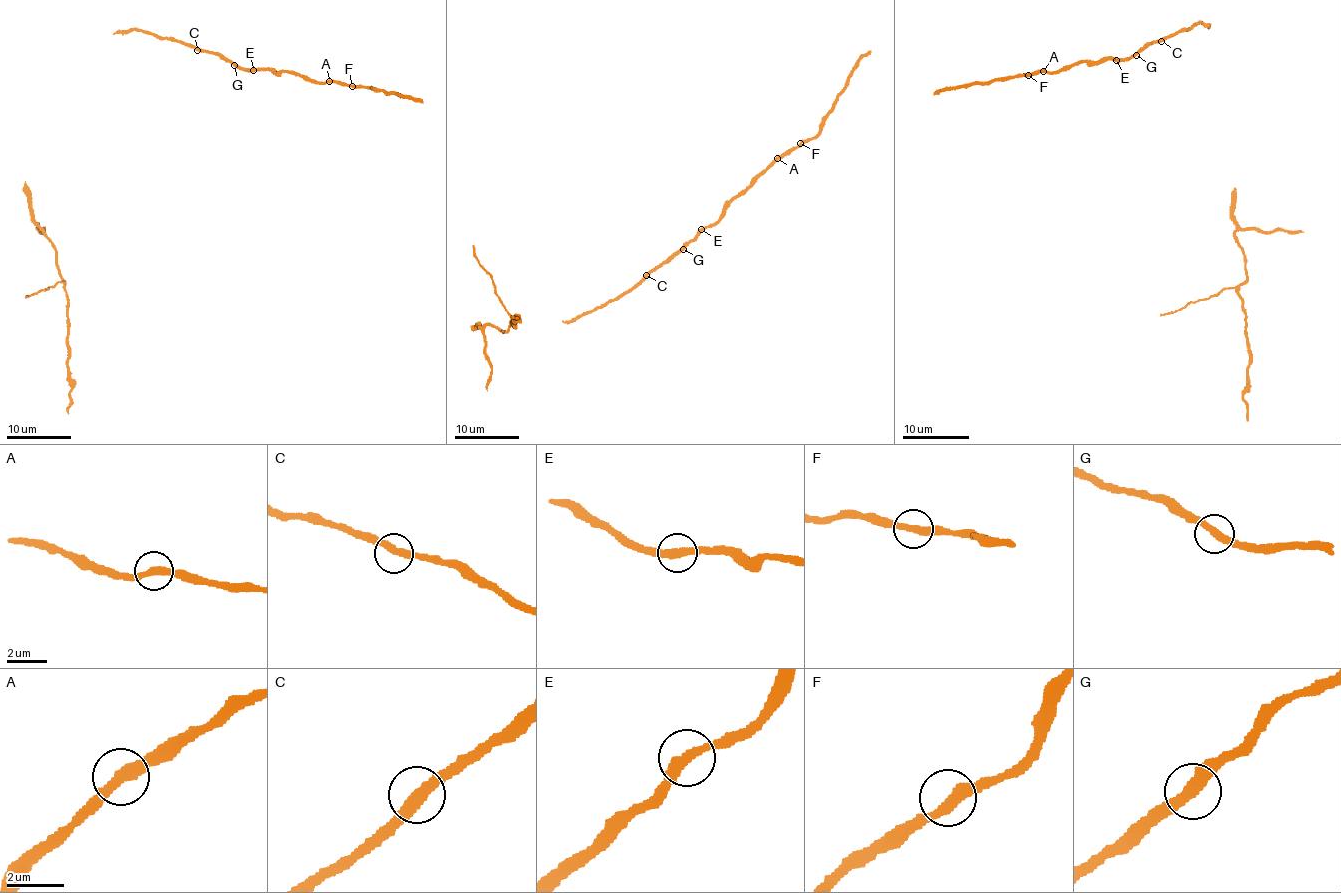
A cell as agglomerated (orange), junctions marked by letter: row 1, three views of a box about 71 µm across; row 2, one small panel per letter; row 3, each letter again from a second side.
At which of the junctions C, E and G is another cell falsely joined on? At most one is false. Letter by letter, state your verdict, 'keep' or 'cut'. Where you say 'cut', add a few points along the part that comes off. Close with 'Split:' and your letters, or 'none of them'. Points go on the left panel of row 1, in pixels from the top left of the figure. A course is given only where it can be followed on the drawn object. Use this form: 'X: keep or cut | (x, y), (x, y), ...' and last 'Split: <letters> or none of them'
C: keep
E: keep
G: keep
Split: none of them

